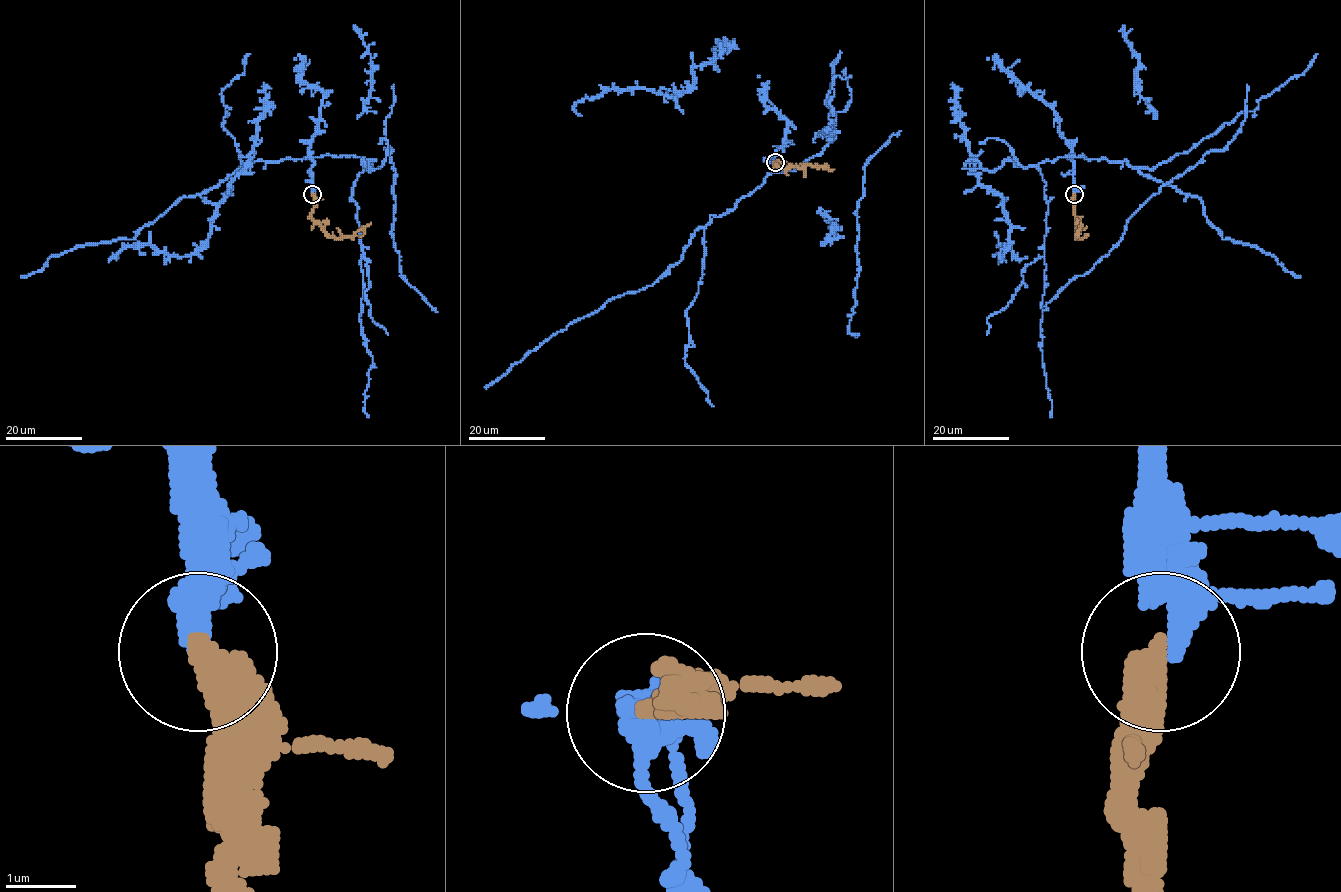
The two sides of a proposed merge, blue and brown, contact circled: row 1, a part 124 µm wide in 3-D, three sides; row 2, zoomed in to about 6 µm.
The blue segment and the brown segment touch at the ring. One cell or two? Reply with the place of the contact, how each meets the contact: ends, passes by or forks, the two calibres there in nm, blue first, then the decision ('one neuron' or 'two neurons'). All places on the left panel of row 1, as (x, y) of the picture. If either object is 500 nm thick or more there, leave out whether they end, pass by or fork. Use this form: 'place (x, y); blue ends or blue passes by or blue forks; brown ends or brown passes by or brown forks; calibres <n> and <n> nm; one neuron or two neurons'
place (312, 194); blue passes by; brown ends; calibres 300 and 440 nm; one neuron

